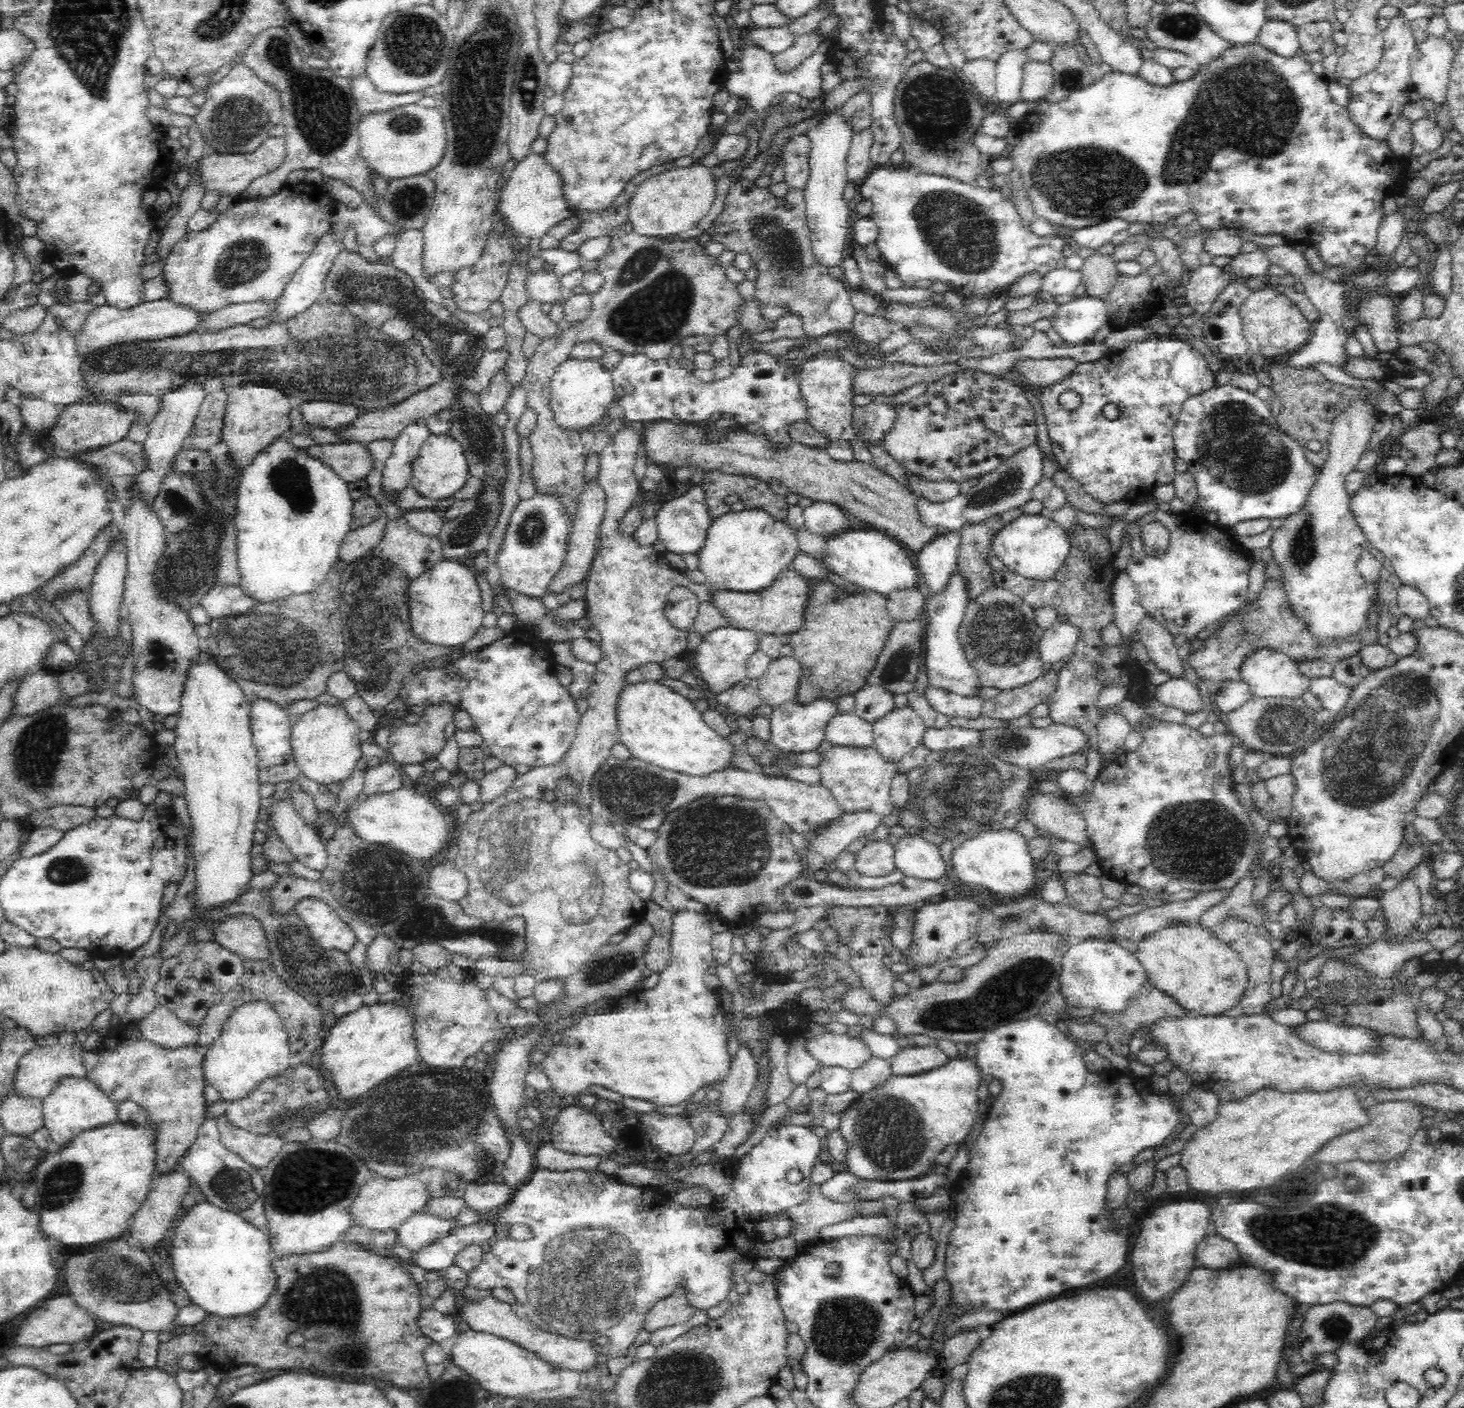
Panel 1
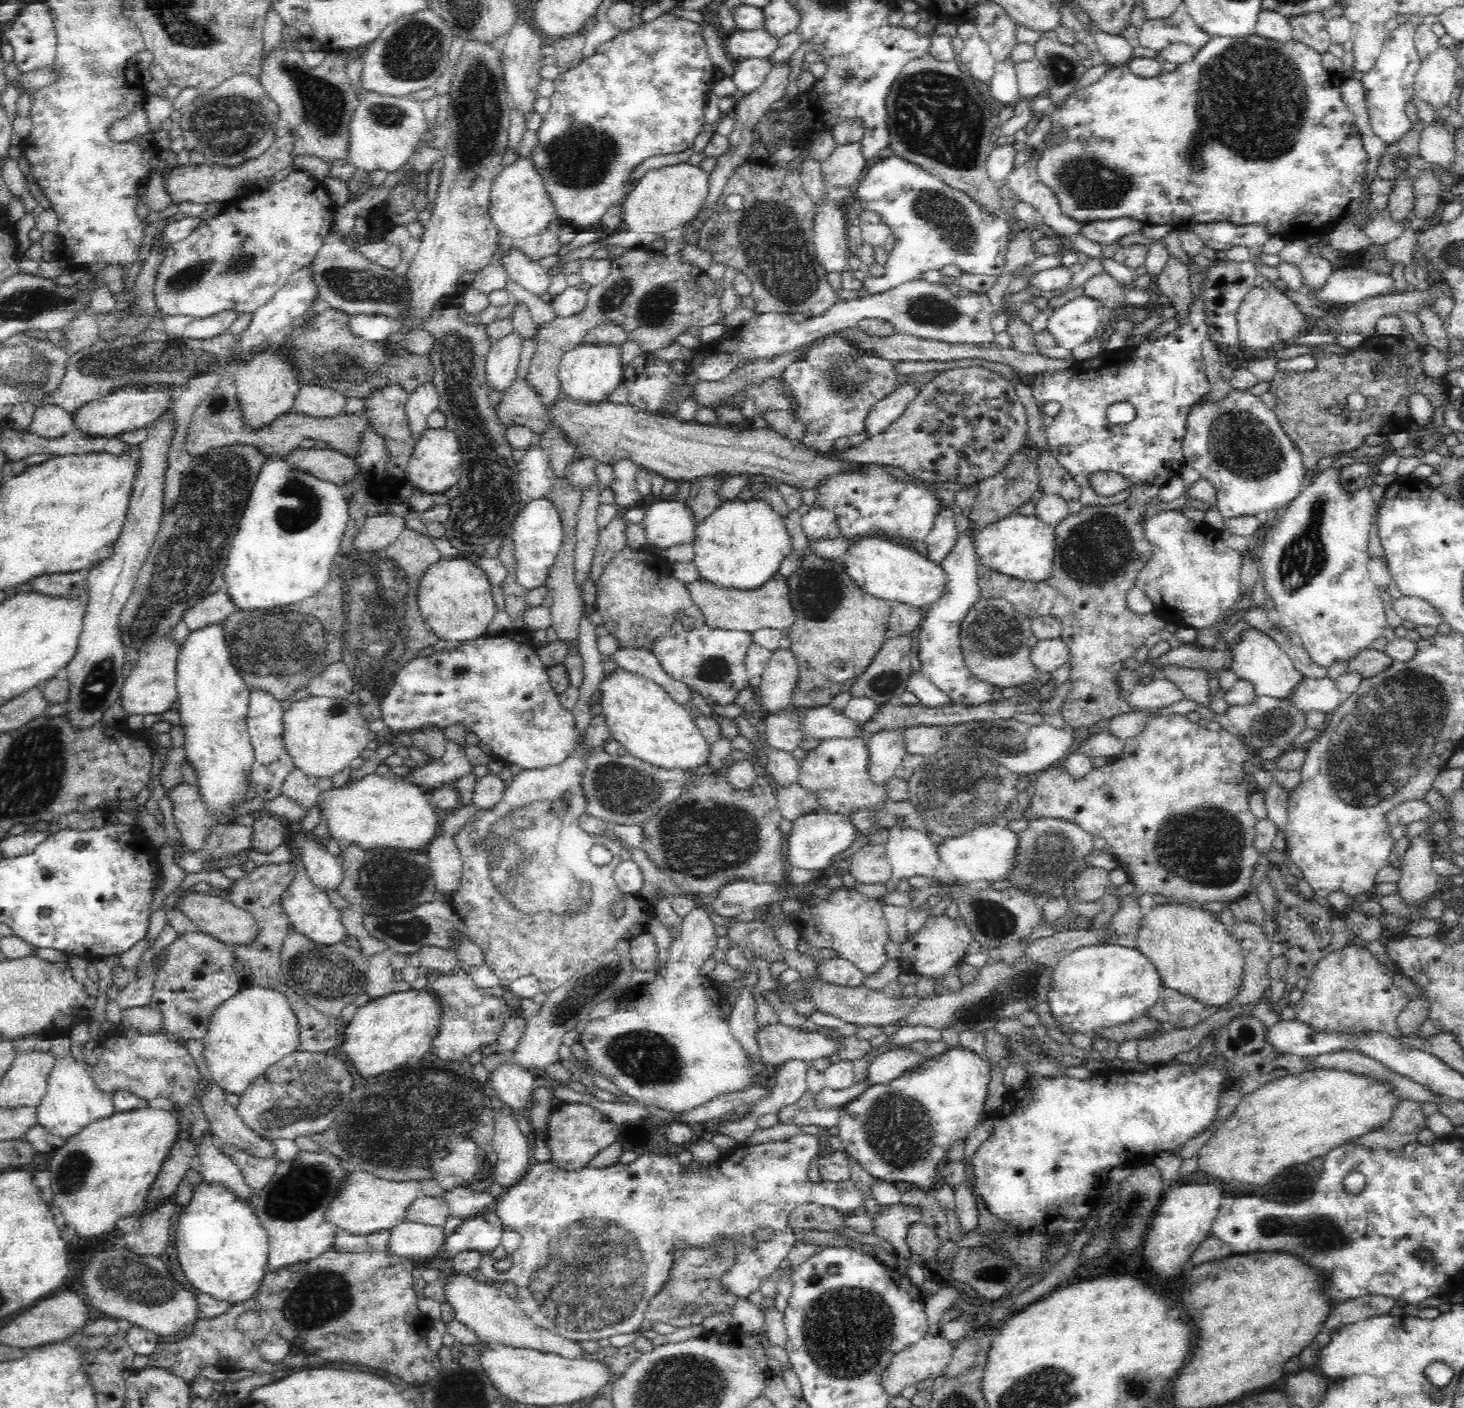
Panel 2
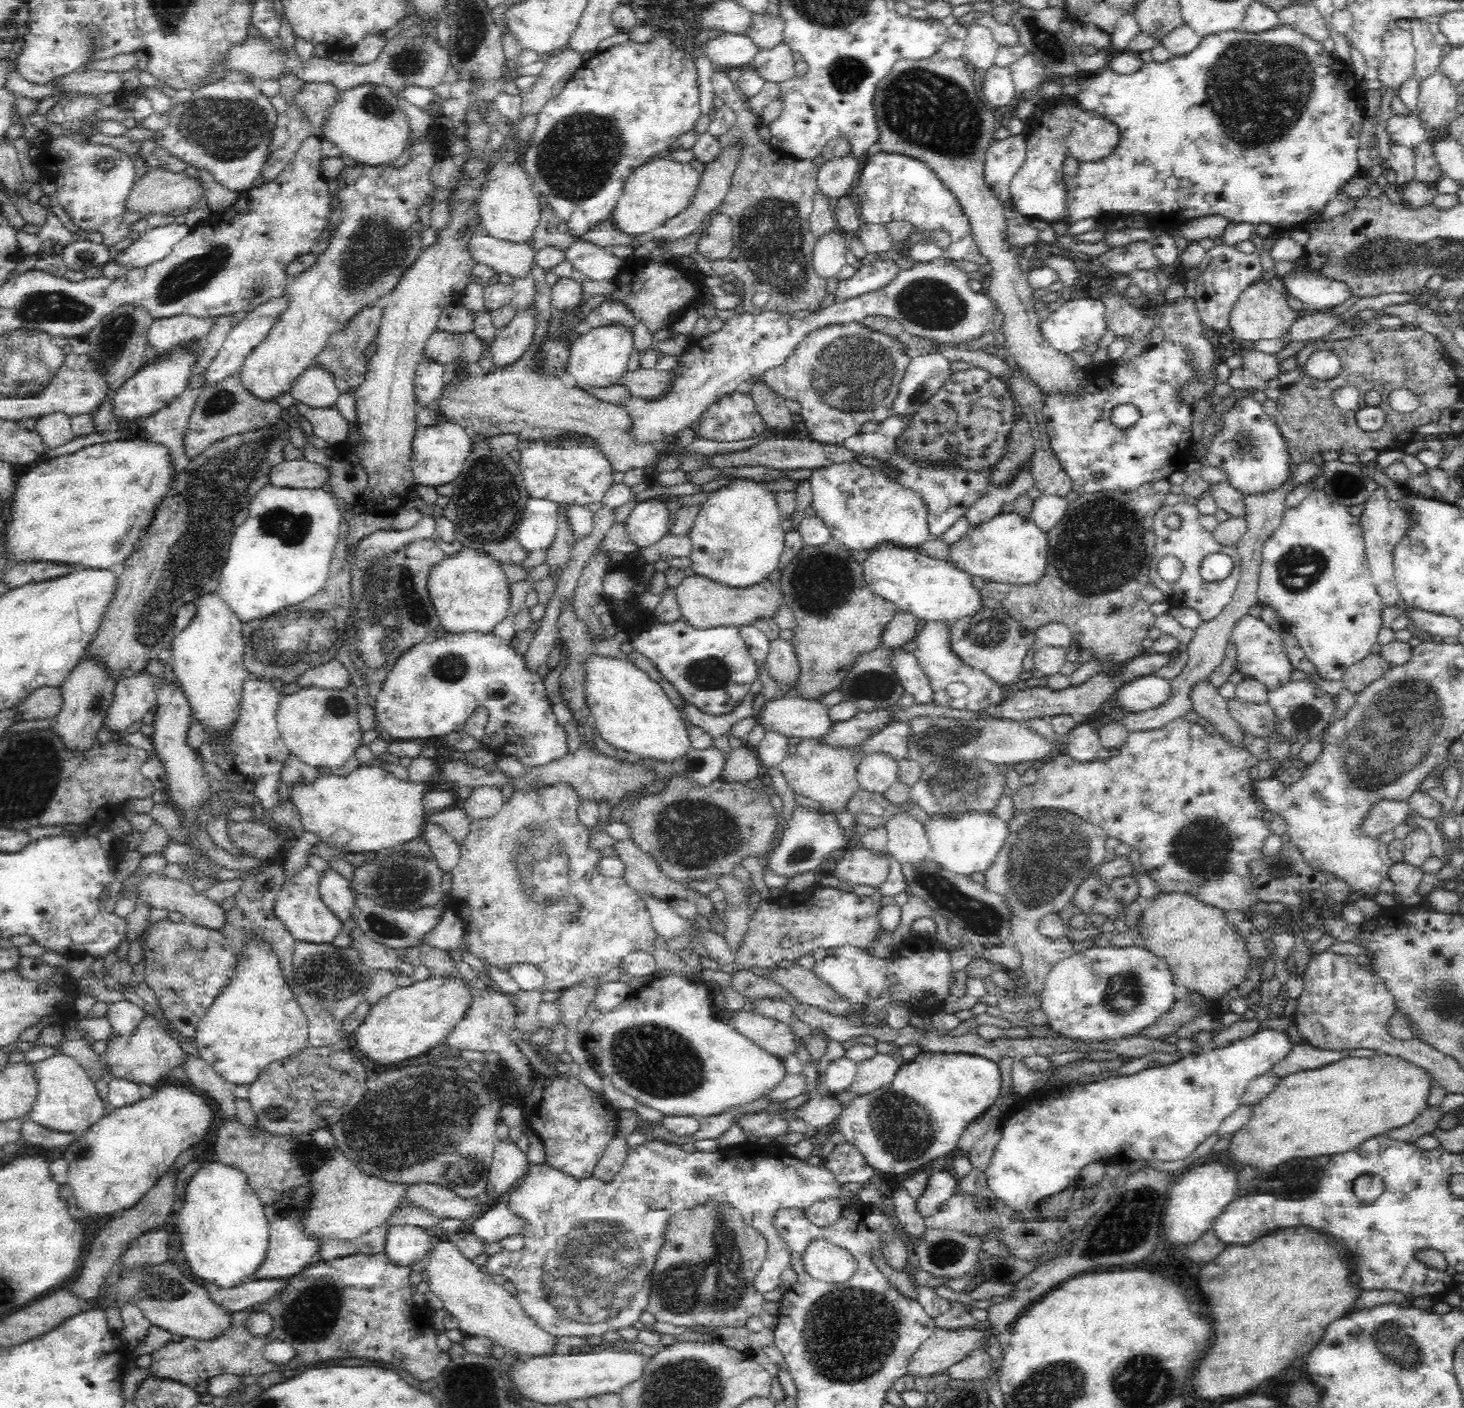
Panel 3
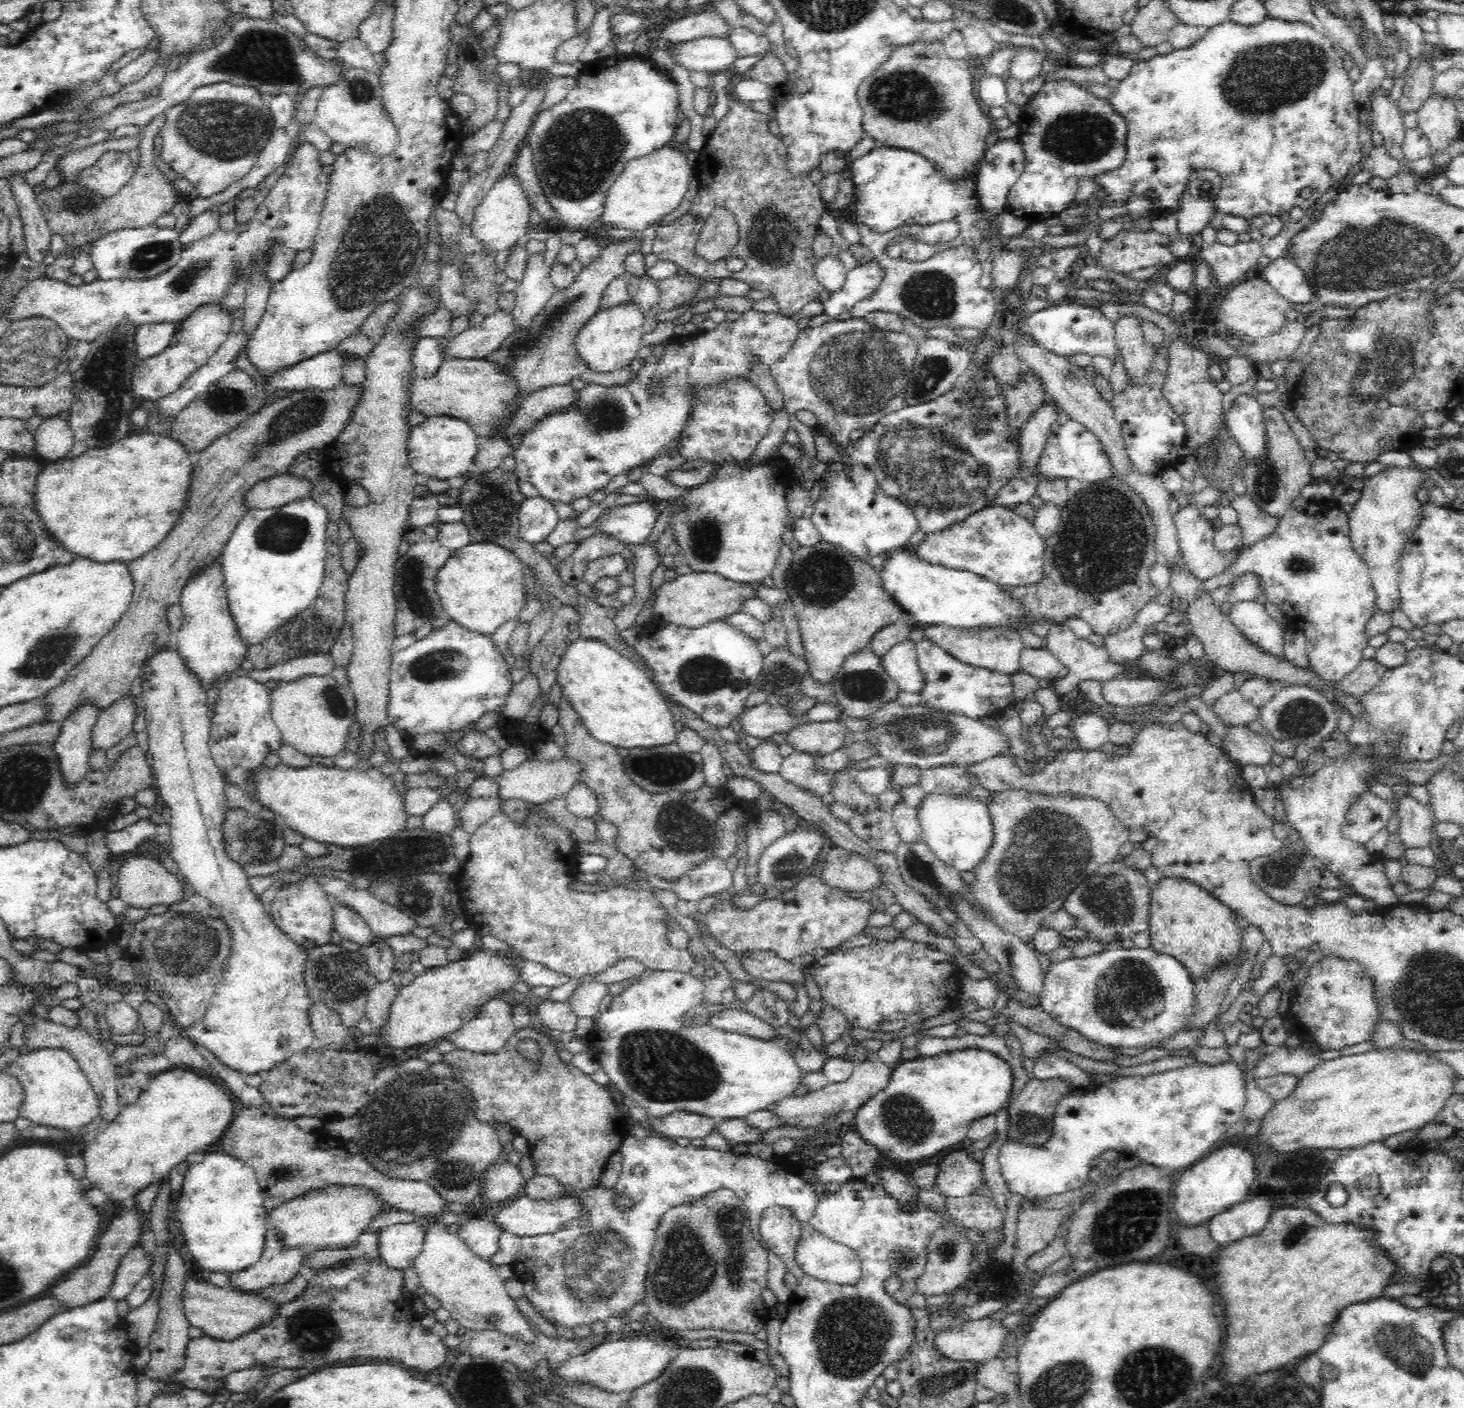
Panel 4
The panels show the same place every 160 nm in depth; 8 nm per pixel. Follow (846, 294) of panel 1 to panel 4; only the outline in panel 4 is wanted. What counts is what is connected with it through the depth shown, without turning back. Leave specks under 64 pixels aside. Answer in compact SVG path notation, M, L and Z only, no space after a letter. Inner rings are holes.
M735 96L730 97L728 106L724 120L718 122L712 134L706 136L706 144L698 154L695 169L699 178L699 190L692 201L691 209L670 222L670 225L657 228L653 252L659 260L675 263L700 280L737 279L753 290L766 290L769 296L766 299L774 300L776 310L783 315L794 316L808 302L817 300L825 289L814 273L817 257L813 252L813 240L820 228L823 214L827 212L827 204L822 199L819 186L810 180L809 175L790 173L786 145L768 130L770 116L755 111L747 102L740 101ZM716 206L731 211L738 224L739 242L729 257L738 256L742 260L740 272L730 270L727 259L708 263L695 254L695 245L705 226L705 219Z

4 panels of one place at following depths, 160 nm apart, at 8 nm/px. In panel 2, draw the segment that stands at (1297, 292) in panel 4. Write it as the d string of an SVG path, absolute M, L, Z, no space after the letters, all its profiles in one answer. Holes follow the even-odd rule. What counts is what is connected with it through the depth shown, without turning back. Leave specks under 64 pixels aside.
M1345 266L1328 278L1324 290L1314 298L1314 304L1356 304L1374 296L1388 295L1394 286L1396 280L1391 274L1372 272L1364 267Z

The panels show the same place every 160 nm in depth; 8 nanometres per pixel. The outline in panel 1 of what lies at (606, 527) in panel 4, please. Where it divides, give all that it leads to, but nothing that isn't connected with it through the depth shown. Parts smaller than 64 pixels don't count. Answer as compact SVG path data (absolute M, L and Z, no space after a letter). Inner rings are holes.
M692 486L685 492L679 493L678 496L664 502L655 516L658 521L659 539L666 546L667 552L674 552L674 554L682 556L686 556L686 554L698 555L704 546L708 529L714 519L708 510L702 486Z

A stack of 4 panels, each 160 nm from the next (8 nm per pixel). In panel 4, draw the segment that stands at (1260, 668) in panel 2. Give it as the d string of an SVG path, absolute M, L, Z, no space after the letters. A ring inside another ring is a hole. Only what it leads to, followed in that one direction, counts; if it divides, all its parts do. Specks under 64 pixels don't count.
M1258 601L1236 602L1228 617L1239 633L1258 650L1277 660L1284 660L1285 630L1278 621L1266 613Z

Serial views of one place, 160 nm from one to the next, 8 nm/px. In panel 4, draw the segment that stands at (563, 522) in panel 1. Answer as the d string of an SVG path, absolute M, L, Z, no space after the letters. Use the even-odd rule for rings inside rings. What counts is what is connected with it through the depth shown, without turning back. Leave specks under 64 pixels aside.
M540 495L526 498L518 510L520 538L532 544L540 544L558 524L558 514L550 501Z

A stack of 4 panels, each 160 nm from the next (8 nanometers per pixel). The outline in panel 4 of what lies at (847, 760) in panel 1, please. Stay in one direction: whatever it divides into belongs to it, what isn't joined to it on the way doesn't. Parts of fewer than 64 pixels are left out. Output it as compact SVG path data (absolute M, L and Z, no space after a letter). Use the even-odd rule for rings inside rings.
M794 751L783 758L779 774L798 788L809 791L812 796L824 796L832 792L834 775L816 764L816 757L812 754Z

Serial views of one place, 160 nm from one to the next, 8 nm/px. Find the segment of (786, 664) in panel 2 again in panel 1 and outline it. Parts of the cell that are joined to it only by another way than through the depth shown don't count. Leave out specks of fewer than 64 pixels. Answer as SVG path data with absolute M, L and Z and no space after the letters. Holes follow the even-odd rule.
M792 656L772 659L768 671L757 679L762 703L774 710L795 701L800 680L800 665Z

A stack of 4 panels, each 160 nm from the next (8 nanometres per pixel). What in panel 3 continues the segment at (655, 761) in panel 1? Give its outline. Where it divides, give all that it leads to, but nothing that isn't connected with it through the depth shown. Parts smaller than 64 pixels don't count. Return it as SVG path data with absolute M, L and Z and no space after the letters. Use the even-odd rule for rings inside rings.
M592 654L586 662L586 701L601 738L640 761L672 763L692 752L688 723L665 691L625 657Z

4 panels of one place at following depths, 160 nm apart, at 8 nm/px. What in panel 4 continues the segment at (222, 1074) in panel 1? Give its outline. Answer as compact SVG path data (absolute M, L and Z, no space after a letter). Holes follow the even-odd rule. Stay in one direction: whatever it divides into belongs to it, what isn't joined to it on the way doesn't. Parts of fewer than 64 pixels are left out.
M172 646L154 656L142 670L142 706L145 710L145 732L148 733L150 752L153 755L152 771L158 783L160 798L167 802L171 813L170 851L168 854L178 866L177 872L194 888L196 893L211 902L214 912L227 925L231 933L231 952L226 968L217 982L217 990L200 1021L184 1029L184 1033L206 1048L222 1066L238 1074L258 1074L270 1070L299 1050L316 1045L309 1021L311 997L307 994L302 973L306 963L306 950L294 944L281 931L263 908L264 906L248 886L241 865L226 852L222 836L226 800L224 781L215 765L208 738L211 719L208 717L206 691L202 691L194 676L186 671L181 656Z

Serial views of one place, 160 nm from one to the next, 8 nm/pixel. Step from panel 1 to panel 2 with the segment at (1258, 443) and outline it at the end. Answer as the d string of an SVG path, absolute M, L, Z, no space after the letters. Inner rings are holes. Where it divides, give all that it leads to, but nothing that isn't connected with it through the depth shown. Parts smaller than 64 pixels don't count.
M1232 390L1226 398L1194 403L1186 417L1182 437L1185 464L1191 466L1215 490L1215 508L1223 522L1240 516L1258 516L1290 505L1304 489L1305 470L1302 453L1285 433L1273 409L1258 396L1243 390Z

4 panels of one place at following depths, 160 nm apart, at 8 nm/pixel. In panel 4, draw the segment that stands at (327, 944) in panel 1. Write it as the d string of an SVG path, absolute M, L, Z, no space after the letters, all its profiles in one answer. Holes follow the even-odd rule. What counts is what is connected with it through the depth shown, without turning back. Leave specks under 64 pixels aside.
M311 872L298 881L284 885L275 894L274 900L269 906L268 915L297 946L307 950L327 945L331 943L332 932L335 930L333 927L333 910L328 897L329 894L322 889L321 882L314 877L314 872Z

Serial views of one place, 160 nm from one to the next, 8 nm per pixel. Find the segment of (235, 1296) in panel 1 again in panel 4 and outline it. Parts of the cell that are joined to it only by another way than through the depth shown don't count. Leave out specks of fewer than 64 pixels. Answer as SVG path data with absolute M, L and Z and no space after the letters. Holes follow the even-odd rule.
M208 1153L203 1154L201 1162L190 1166L183 1179L176 1220L192 1258L197 1260L202 1270L230 1275L247 1269L262 1256L268 1228L268 1214L263 1206L264 1197L255 1173L240 1160L223 1153Z

